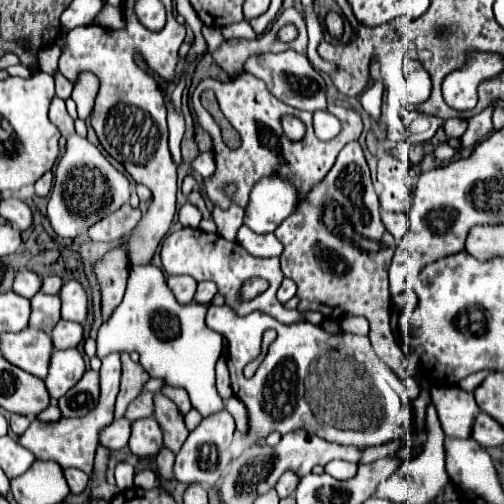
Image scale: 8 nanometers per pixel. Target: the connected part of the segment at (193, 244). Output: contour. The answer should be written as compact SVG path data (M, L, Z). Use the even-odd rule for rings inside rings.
M182 228L178 232L172 232L164 238L162 242L162 252L160 252L160 258L162 258L162 266L164 266L164 272L168 276L178 276L178 274L188 274L192 276L196 282L202 282L202 280L212 280L216 282L218 286L218 294L224 296L226 300L226 306L230 306L238 316L246 316L254 310L260 310L260 312L266 312L270 314L272 318L276 318L278 322L282 324L292 324L296 320L302 320L302 316L296 312L296 310L286 310L278 298L276 298L276 290L280 288L280 282L282 282L282 270L280 270L280 260L278 258L256 258L252 254L248 254L242 244L238 242L228 242L224 238L220 238L218 234L206 234L202 230L194 230L194 228ZM254 276L260 276L260 278L266 278L270 282L270 288L260 294L258 298L250 300L250 302L238 302L238 288L254 278Z

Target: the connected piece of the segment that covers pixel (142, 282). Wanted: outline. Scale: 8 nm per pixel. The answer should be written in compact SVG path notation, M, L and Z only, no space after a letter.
M152 264L132 266L124 300L114 310L112 318L104 322L96 336L96 356L104 358L114 348L132 348L140 354L142 368L152 376L164 380L164 386L184 388L192 408L202 416L210 416L224 408L214 384L214 366L222 352L222 336L210 330L204 322L206 308L202 304L182 306L166 286L164 272Z

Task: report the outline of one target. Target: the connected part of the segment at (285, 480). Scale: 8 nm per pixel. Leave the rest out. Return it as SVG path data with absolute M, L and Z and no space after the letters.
M288 472L288 474L284 474L284 476L278 480L276 492L278 492L280 498L286 498L286 496L292 496L292 494L294 494L296 486L298 486L298 476L292 474L292 472Z

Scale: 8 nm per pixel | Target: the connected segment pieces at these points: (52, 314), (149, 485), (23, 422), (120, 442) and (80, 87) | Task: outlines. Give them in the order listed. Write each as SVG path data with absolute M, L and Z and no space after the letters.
M40 292L30 298L30 306L32 306L30 326L50 334L50 330L60 320L60 298Z
M144 470L144 472L138 472L138 474L136 474L136 478L134 478L134 484L136 484L138 488L152 490L152 488L160 486L160 480L158 480L156 472L152 472L152 470Z
M12 414L10 416L10 428L12 428L12 432L16 436L24 434L26 428L28 428L28 424L30 424L30 418L28 416L20 416L20 414Z
M118 418L100 430L100 446L108 450L122 450L130 438L130 422L126 418Z
M82 72L72 92L72 100L76 102L80 120L88 120L88 114L92 112L92 106L94 106L96 92L98 92L98 78L90 72Z

